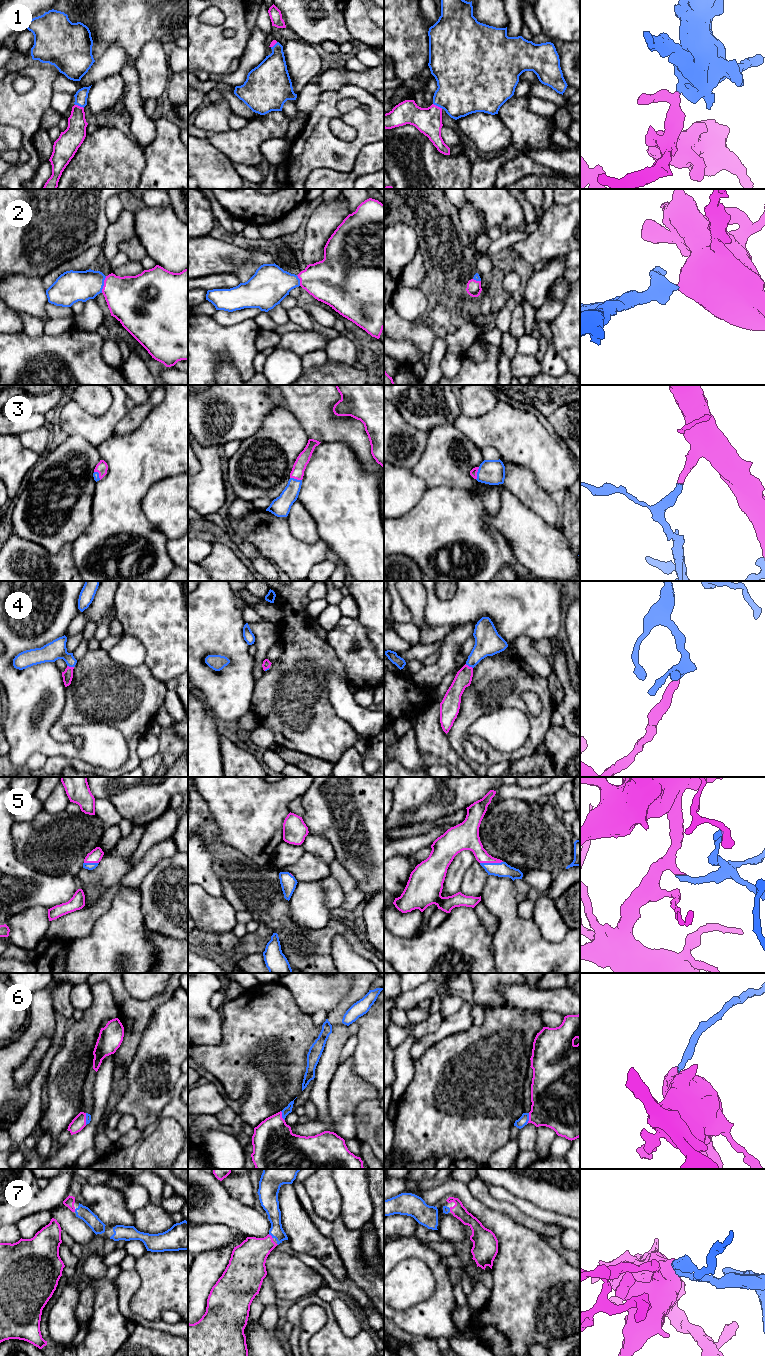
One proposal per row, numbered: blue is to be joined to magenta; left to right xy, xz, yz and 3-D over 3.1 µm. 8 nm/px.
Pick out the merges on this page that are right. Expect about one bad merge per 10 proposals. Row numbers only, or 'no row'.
1, 2, 3, 4, 5, 6, 7

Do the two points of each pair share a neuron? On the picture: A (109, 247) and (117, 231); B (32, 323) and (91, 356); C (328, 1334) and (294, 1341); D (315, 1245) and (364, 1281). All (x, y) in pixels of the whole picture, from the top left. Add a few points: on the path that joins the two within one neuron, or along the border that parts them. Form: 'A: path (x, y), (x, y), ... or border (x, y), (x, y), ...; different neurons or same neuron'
A: path (111, 243), (115, 235); same neuron
B: border (23, 331), (32, 337), (39, 337), (43, 333); different neurons
C: path (329, 1313), (320, 1302), (306, 1301), (296, 1320); same neuron
D: border (334, 1244), (348, 1277); different neurons

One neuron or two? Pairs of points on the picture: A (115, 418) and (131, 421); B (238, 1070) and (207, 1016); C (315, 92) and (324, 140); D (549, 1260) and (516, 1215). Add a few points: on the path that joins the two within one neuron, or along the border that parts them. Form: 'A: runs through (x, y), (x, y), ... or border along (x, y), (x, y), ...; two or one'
A: border along (128, 410), (116, 425), (113, 433); two
B: border along (220, 1015), (221, 1040), (216, 1044), (198, 1045); two
C: border along (322, 92), (315, 107), (307, 115); two
D: border along (504, 1213), (515, 1221), (531, 1228), (544, 1239); two

